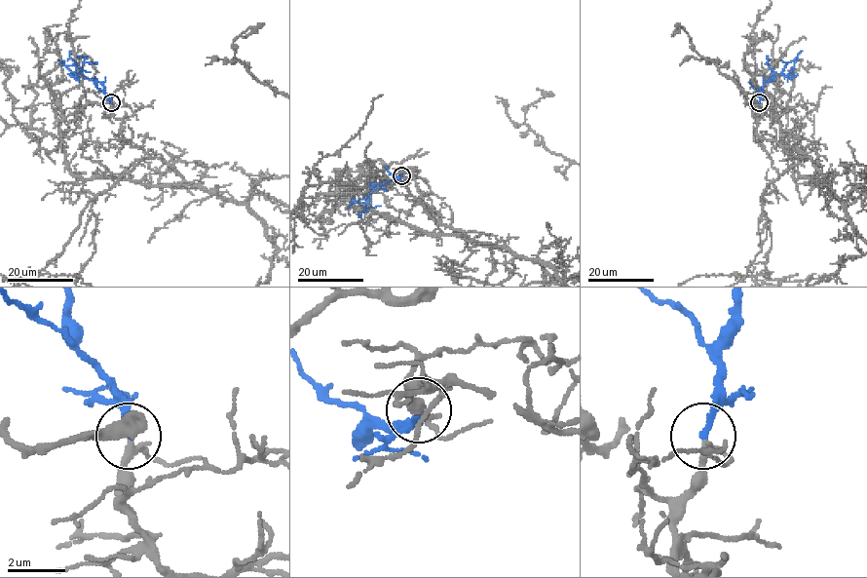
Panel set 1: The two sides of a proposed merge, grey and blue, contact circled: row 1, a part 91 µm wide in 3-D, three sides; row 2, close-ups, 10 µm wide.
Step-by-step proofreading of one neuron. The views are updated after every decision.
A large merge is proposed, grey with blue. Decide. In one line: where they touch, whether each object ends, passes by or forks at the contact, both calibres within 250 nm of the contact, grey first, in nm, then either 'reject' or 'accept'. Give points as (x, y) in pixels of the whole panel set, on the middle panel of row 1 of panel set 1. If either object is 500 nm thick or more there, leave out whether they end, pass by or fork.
at (401, 175); grey passes by; blue ends there; 190 nm thick on the grey side, 200 nm on the other; accept

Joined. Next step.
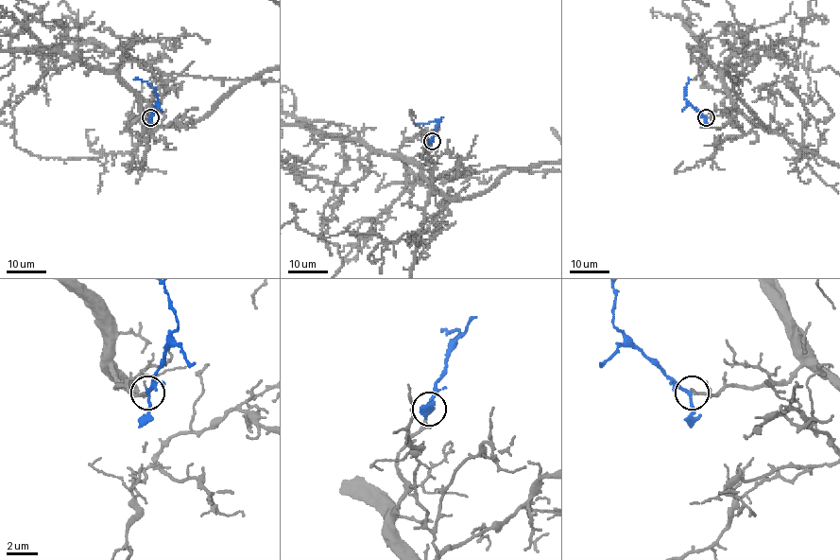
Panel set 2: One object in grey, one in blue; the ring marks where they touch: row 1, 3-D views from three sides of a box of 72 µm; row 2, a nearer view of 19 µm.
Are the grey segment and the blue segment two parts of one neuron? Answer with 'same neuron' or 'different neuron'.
same neuron

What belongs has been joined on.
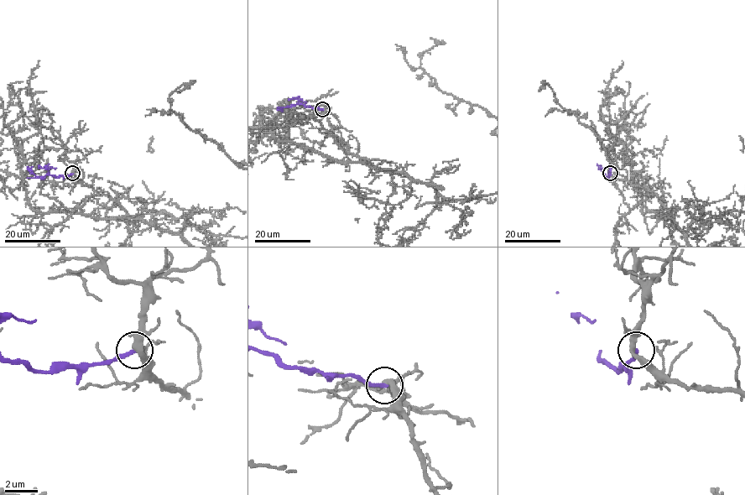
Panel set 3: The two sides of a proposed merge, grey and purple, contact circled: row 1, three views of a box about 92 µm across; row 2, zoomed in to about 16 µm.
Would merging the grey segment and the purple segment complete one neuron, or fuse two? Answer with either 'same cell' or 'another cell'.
another cell

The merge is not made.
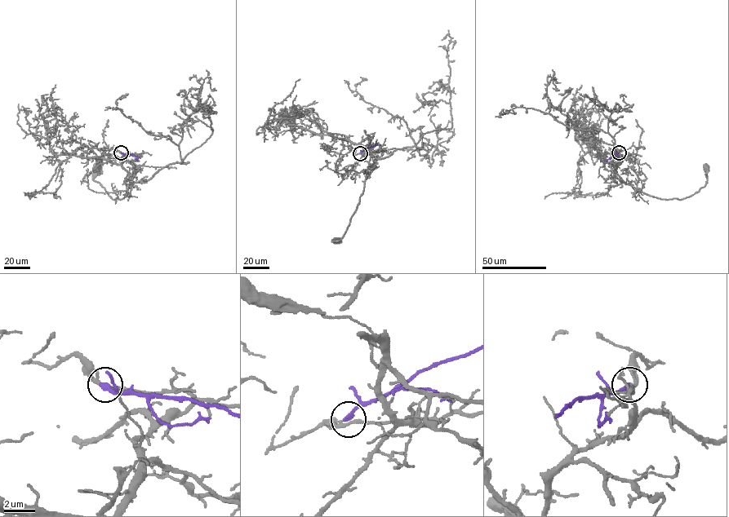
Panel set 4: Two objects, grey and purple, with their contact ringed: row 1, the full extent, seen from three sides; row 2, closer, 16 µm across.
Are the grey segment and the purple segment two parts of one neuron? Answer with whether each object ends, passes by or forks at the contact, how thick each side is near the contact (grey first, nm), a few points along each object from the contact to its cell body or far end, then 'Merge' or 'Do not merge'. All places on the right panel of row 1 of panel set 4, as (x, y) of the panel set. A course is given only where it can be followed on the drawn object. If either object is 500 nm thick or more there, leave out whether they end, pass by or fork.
At the ring grey passes by. At the ring purple ends. Thickness 200 nm (grey) against 320 nm. Course of grey: (619, 153), (611, 165), (615, 176), (645, 193), (662, 199), (682, 199), (697, 192), (707, 179), (705, 167). Course of purple: (619, 153), (606, 161). Do not merge

